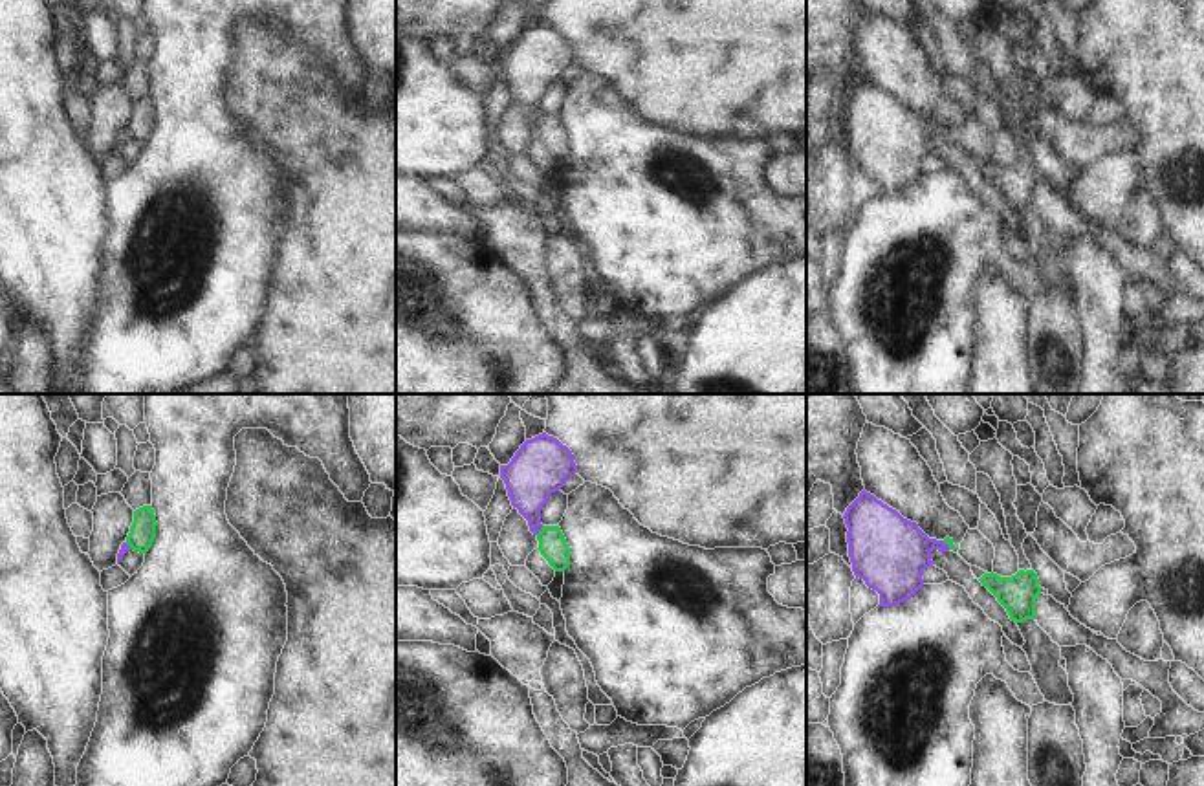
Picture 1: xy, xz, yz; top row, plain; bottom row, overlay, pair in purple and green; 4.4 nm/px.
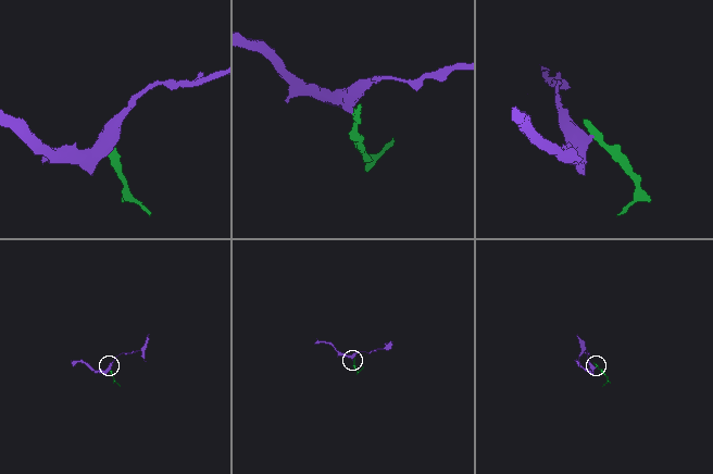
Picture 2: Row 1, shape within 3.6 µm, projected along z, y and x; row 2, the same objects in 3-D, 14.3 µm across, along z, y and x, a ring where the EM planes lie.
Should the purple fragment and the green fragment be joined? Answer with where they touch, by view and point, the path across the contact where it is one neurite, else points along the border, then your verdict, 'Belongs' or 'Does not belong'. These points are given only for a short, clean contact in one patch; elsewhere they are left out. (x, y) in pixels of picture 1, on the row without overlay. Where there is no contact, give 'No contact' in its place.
Touches purple at xz (539, 120). Boundary: xz (543, 116), (536, 123). Does not belong.

